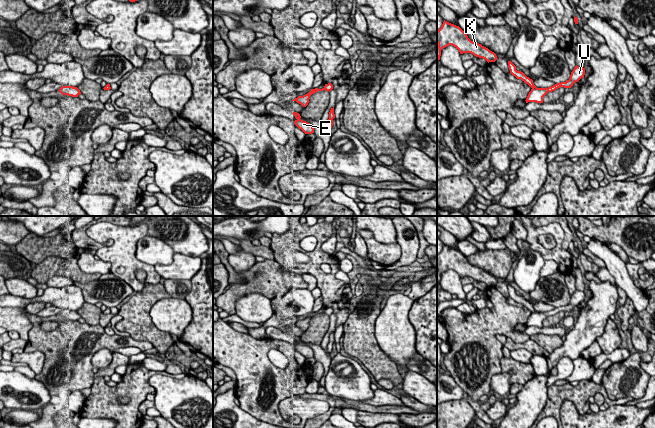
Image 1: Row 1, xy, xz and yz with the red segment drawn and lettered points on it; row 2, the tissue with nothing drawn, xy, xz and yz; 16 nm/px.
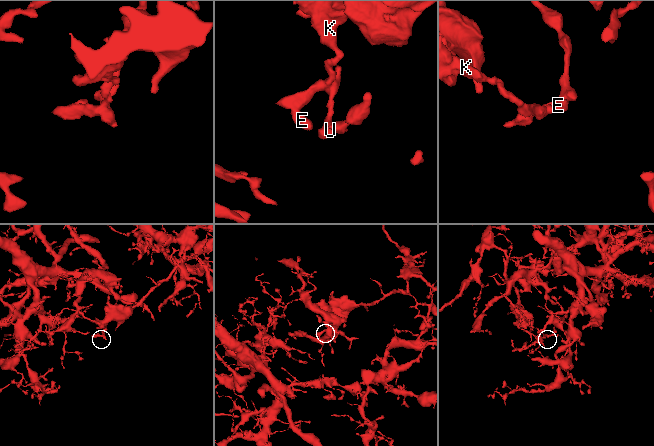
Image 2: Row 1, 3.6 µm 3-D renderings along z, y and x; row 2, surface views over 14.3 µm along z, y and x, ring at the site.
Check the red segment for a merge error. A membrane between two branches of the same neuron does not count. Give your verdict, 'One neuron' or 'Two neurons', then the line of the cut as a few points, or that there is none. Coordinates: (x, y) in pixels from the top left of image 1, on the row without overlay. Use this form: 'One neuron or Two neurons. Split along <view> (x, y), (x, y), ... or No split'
Two neurons. Split along yz (554, 309), (556, 312)

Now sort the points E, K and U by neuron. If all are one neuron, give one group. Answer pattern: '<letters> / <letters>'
E K / U

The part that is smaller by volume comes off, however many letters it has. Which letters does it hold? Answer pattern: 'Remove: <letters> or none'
Remove: E, K

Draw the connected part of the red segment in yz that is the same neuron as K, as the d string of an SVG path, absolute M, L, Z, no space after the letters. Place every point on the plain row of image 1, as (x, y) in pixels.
M444 244L441 252L437 255L437 284L440 284L441 274L449 269L454 270L460 278L471 277L476 281L485 283L488 287L495 286L496 278L479 267L471 265L467 257L459 250Z

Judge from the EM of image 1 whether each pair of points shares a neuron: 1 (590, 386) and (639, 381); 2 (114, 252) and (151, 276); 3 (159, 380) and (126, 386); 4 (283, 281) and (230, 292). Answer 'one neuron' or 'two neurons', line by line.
1: two neurons
2: one neuron
3: two neurons
4: one neuron

